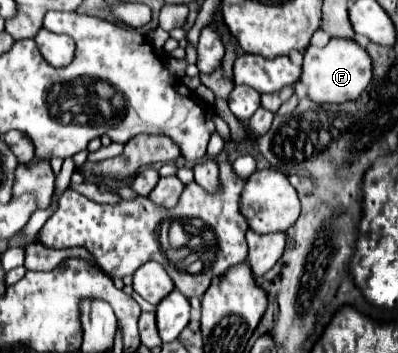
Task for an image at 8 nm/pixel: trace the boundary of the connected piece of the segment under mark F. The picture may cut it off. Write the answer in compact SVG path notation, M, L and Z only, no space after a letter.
M331 39L325 47L307 47L305 57L303 57L303 73L301 73L301 83L307 87L307 95L315 103L345 103L357 99L369 85L371 81L371 57L367 55L365 47L359 45L357 41L349 39Z

